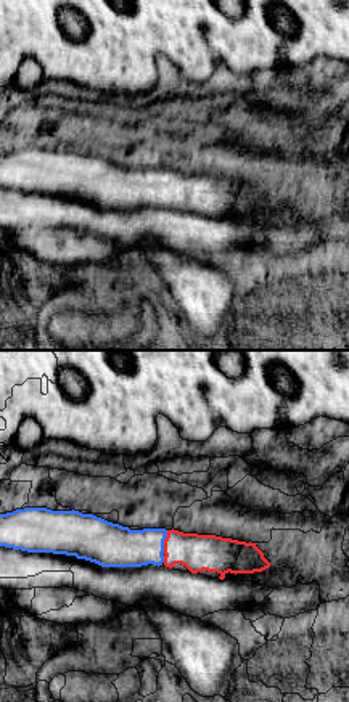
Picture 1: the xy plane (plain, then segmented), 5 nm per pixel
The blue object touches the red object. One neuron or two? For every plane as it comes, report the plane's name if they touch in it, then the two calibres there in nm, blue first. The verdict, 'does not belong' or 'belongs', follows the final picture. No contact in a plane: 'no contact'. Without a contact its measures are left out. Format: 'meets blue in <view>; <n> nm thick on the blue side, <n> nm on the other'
meets blue in xy; 220 nm thick on the blue side, 180 nm on the other

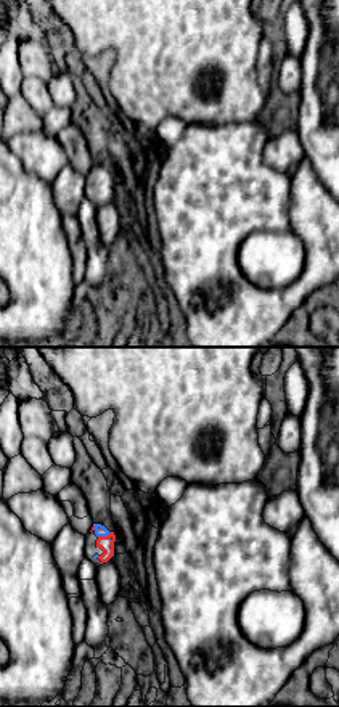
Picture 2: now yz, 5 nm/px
meets blue in yz; 60 nm thick on the blue side, 80 nm on the other

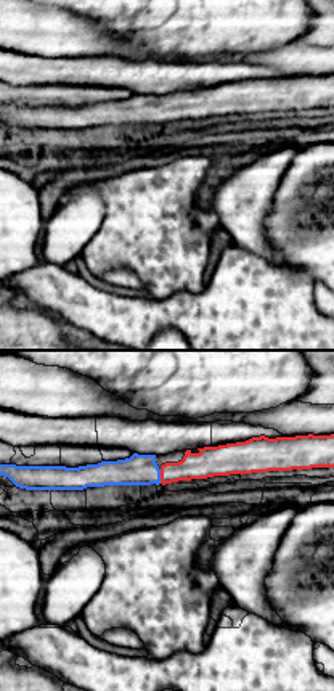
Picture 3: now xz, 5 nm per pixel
meets blue in xz; 160 nm thick on the blue side, 140 nm on the other

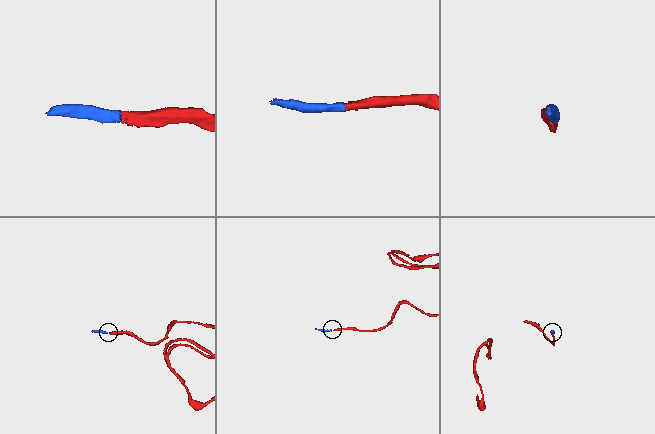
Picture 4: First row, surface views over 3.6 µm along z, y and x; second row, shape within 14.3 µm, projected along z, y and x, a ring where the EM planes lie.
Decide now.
belongs

